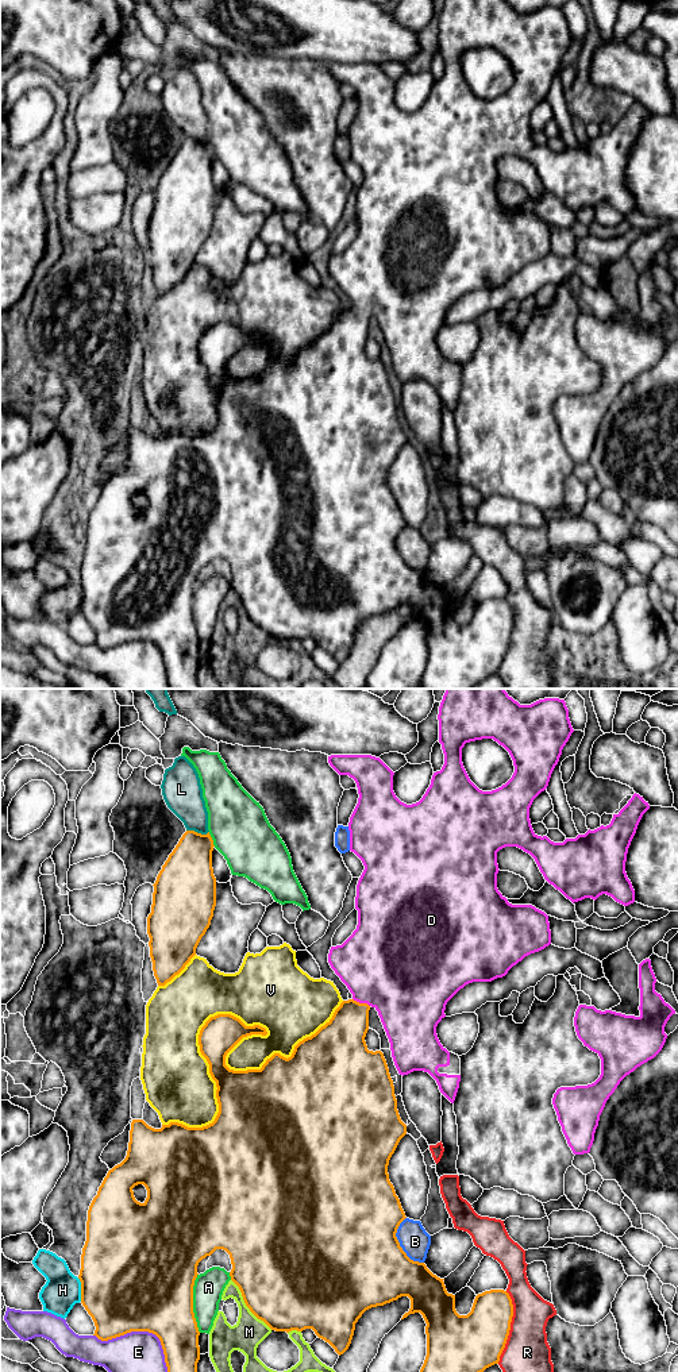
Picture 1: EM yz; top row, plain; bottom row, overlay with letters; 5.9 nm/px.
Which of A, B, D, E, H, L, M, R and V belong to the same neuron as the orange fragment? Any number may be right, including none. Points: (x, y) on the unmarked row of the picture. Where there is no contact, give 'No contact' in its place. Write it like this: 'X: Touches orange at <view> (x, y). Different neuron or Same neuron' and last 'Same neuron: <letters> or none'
A: Touches orange at yz (192, 612). Different neuron
B: Touches orange at yz (399, 552). Different neuron
D: Touches orange at yz (361, 312). Same neuron
E: Touches orange at yz (146, 639). Different neuron
H: Touches orange at yz (81, 598). Different neuron
L: Touches orange at yz (196, 141). Different neuron
M: Touches orange at yz (246, 613). Different neuron
R: Touches orange at yz (509, 636). Different neuron
V: Touches orange at yz (251, 335). Different neuron
Same neuron: D

